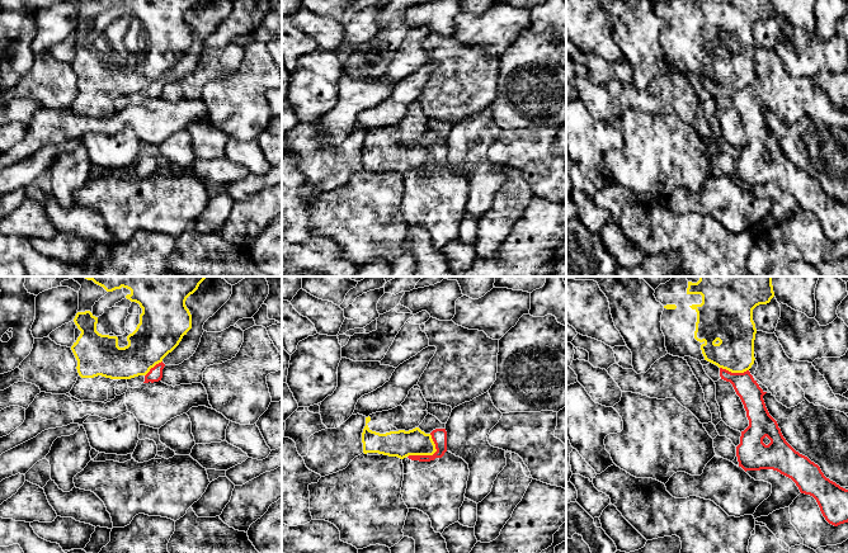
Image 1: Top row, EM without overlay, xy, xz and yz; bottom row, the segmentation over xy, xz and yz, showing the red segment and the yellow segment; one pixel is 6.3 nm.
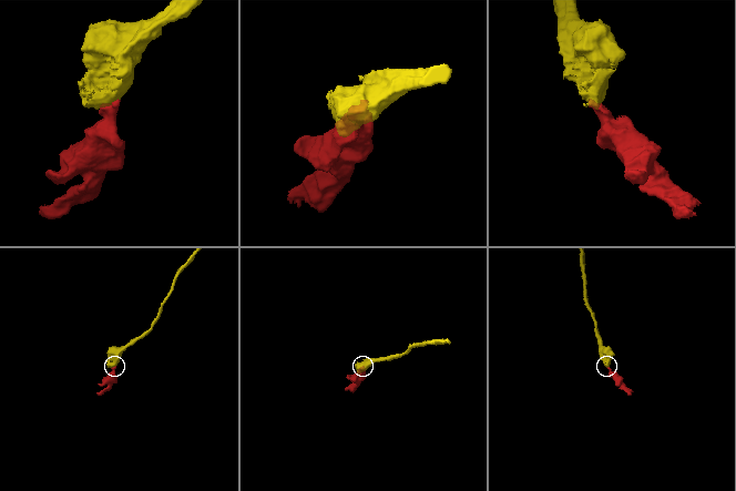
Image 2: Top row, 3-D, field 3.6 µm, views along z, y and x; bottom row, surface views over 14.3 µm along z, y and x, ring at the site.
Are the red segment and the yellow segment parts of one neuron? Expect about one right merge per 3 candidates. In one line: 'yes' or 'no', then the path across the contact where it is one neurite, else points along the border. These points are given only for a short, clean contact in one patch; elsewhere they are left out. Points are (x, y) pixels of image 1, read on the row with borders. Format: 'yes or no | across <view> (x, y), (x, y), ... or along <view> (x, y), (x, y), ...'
no | along xz (432, 435), (436, 449), (432, 454), (410, 454), (408, 457)

